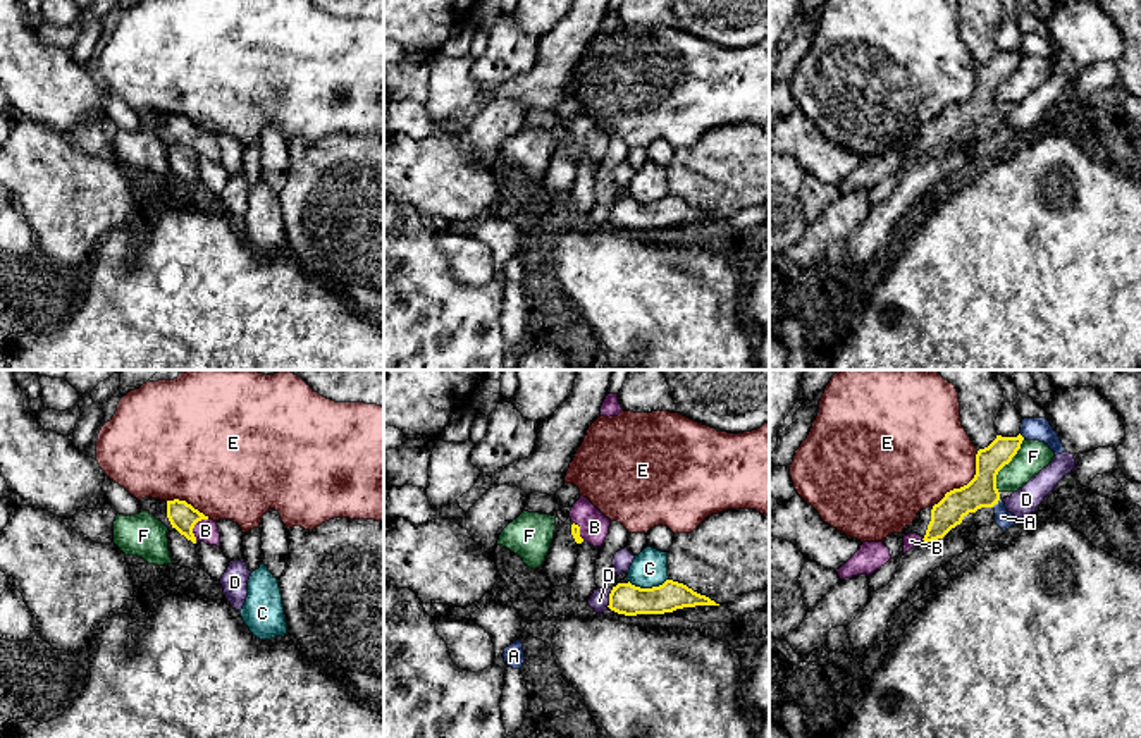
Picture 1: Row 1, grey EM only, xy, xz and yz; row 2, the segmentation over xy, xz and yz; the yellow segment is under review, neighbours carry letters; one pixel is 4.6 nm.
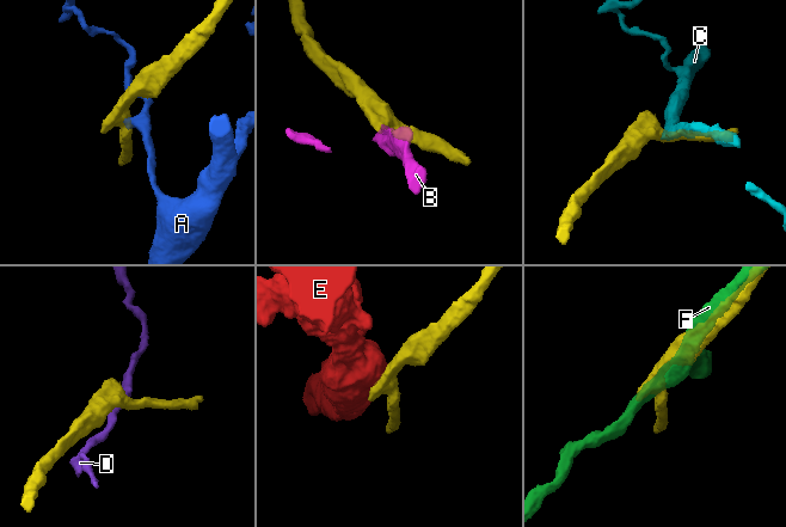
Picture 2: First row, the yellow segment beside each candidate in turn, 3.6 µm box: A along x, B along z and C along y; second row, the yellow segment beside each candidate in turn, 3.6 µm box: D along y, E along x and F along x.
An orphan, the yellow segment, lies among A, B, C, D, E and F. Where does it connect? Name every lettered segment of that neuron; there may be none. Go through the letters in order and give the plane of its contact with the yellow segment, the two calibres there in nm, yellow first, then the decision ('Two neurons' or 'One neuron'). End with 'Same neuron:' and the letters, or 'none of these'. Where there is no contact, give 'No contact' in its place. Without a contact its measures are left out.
A: Touches yellow in yz. Thickness 150 nm (yellow) against 80 nm. Two neurons
B: Touches yellow in xy. Thickness 140 nm (yellow) against 110 nm. One neuron
C: Touches yellow in xz. Thickness 150 nm (yellow) against 170 nm. Two neurons
D: Touches yellow in xz. Thickness 150 nm (yellow) against 90 nm. Two neurons
E: Touches yellow in yz. Thickness 150 nm (yellow) against 420 nm. Two neurons
F: Touches yellow in yz. Thickness 150 nm (yellow) against 150 nm. Two neurons
Same neuron: B

